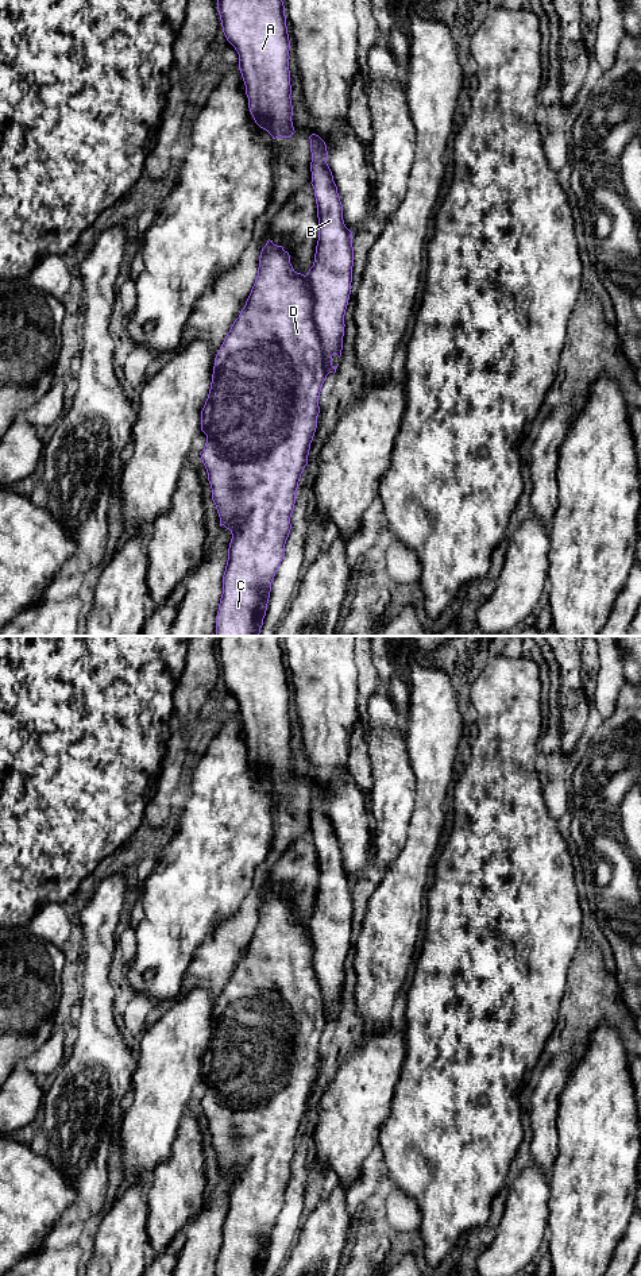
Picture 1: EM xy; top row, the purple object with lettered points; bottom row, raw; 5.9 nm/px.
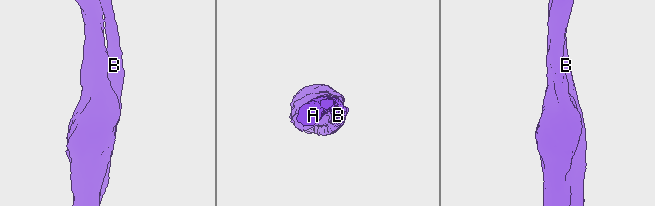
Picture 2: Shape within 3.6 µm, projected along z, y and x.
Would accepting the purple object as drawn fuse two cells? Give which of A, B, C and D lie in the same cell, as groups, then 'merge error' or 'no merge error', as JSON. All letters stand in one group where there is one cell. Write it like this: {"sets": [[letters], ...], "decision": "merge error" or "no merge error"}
{"sets": [["A", "B", "C", "D"]], "decision": "no merge error"}

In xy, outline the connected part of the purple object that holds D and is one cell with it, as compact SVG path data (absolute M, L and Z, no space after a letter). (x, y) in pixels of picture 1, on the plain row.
M316 782L309 787L310 832L314 837L320 872L313 914L305 924L297 921L290 911L289 901L267 888L260 899L258 924L246 953L215 1006L209 1042L201 1059L201 1079L206 1083L206 1091L200 1103L208 1121L220 1175L224 1173L232 1181L216 1276L263 1273L271 1230L285 1204L285 1192L291 1177L296 1140L308 1113L310 1091L317 1076L320 1040L327 1024L336 1021L337 1014L332 1014L332 1003L340 1006L343 998L344 963L351 942L354 914L352 880L343 868L343 853L327 812L327 793Z

